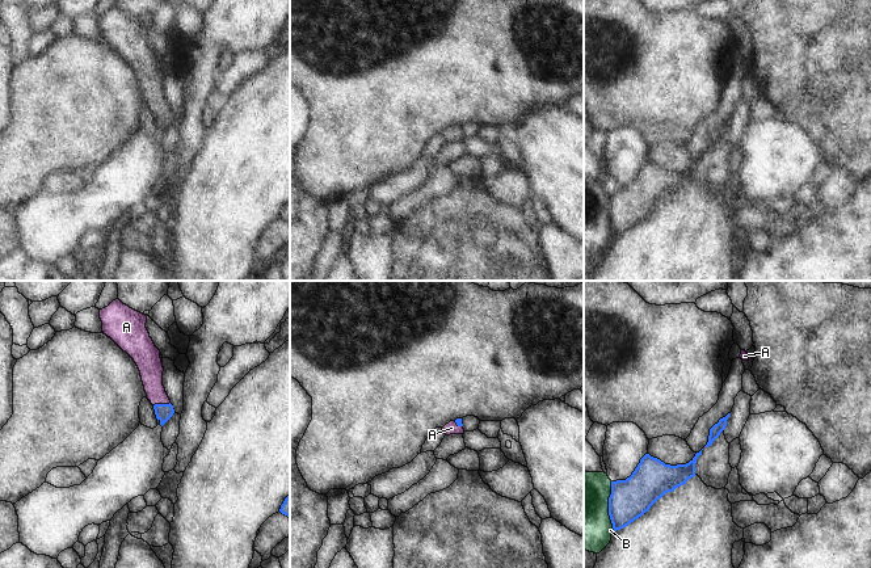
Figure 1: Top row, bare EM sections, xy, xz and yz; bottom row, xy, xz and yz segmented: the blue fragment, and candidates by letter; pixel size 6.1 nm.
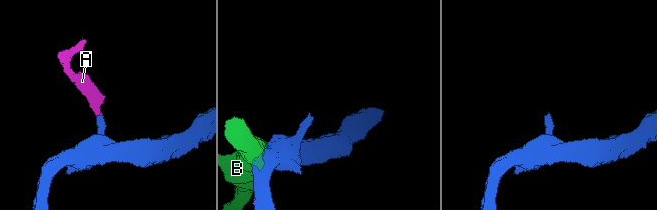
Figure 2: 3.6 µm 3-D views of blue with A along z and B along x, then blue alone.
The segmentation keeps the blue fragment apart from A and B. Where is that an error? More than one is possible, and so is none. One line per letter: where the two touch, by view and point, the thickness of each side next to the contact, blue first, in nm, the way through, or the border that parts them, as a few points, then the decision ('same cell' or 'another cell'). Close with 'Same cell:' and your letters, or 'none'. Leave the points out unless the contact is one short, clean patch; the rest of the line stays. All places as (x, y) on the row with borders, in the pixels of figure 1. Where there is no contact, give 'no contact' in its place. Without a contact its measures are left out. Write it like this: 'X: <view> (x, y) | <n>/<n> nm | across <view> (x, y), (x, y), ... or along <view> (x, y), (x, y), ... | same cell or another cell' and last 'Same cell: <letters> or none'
A: xy (162, 404) | 100/150 nm | across xy (164, 412), (162, 404), (154, 388), (151, 369) | same cell
B: yz (609, 507) | 240/320 nm | another cell
Same cell: A

